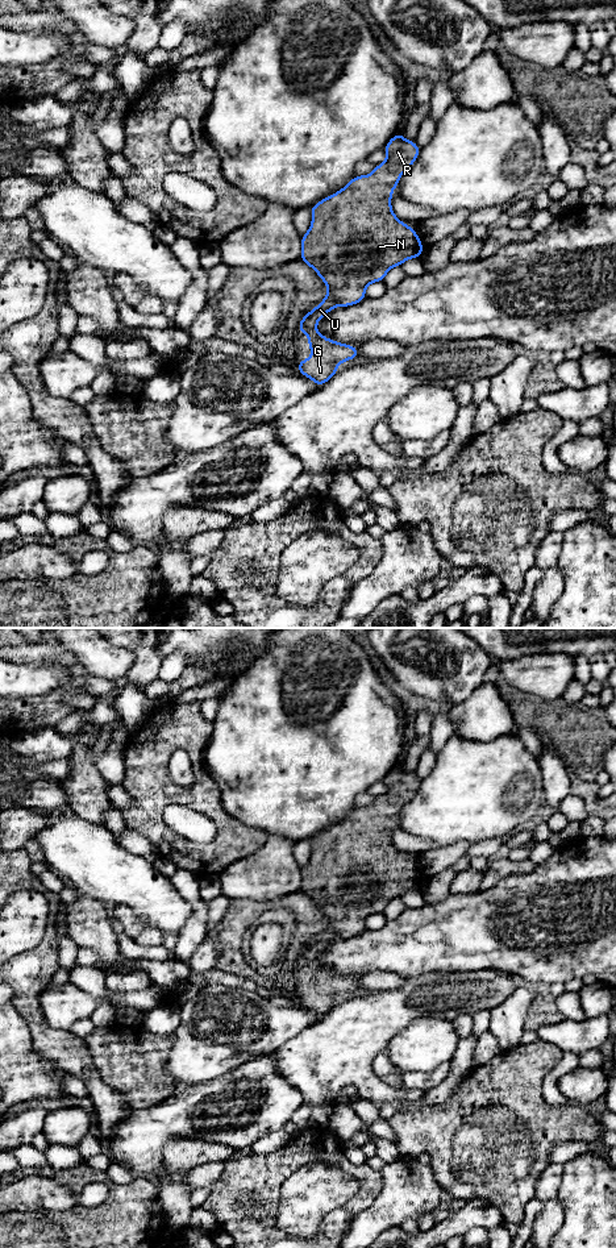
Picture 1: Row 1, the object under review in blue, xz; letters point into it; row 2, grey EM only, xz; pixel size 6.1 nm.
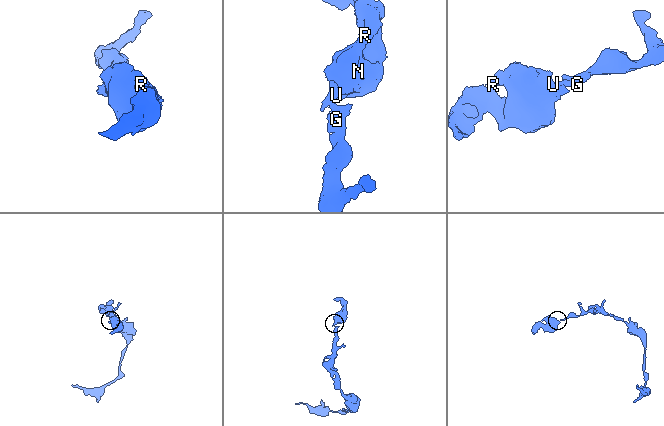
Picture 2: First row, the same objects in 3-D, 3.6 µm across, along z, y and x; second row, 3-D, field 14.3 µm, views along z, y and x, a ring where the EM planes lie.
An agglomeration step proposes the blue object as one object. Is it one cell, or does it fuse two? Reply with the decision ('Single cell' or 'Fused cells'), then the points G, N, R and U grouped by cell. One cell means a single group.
Single cell. Groups: G N R U

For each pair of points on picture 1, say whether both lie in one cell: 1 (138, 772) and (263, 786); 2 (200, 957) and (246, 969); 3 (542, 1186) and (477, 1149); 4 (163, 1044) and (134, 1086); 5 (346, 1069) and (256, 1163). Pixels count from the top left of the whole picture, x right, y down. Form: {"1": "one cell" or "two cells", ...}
{"1": "two cells", "2": "two cells", "3": "two cells", "4": "one cell", "5": "two cells"}

